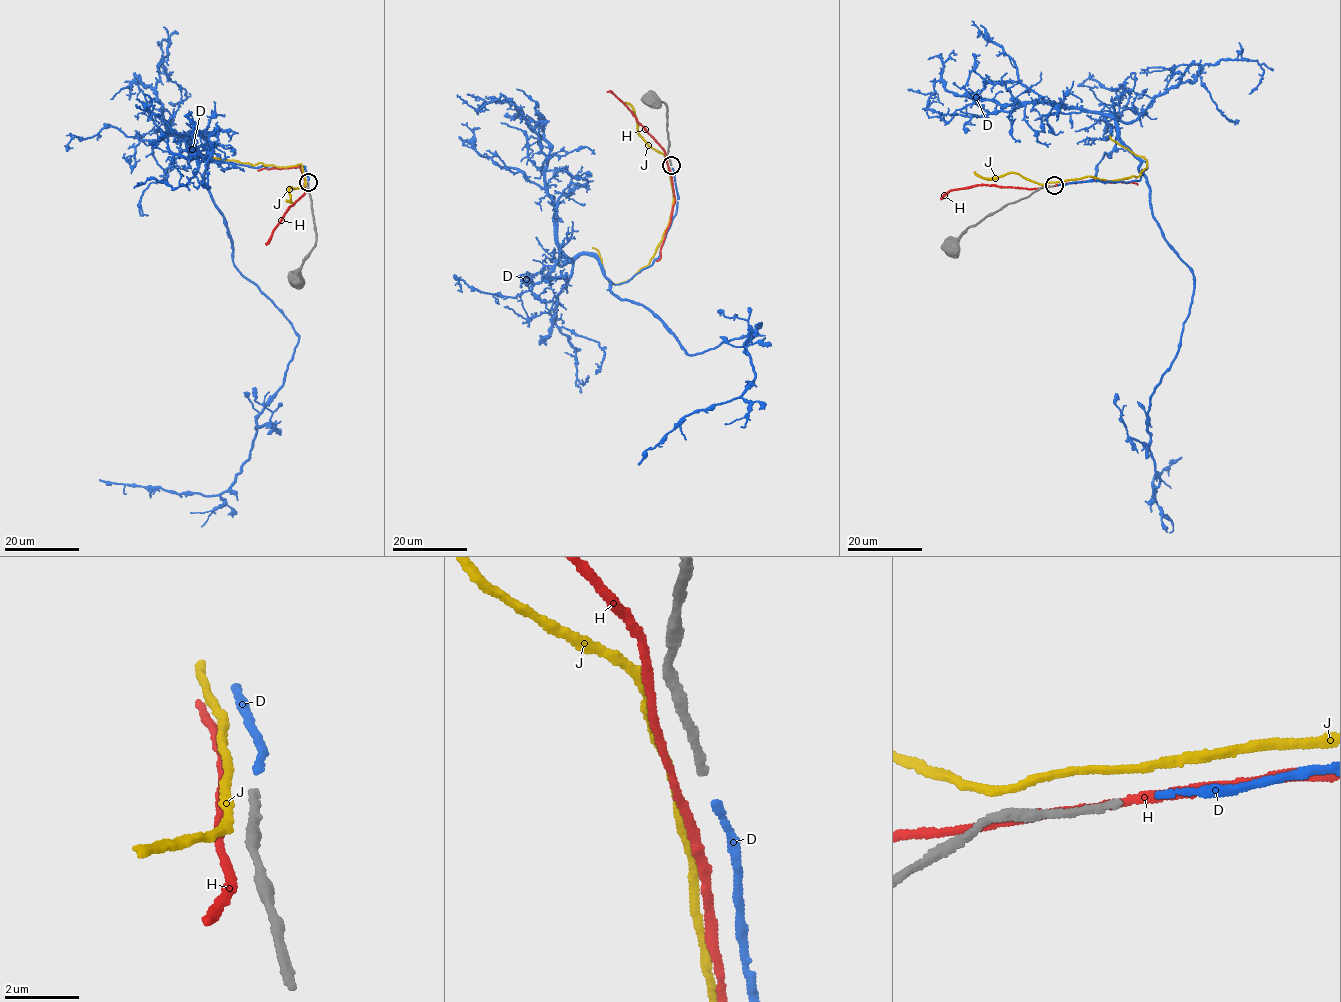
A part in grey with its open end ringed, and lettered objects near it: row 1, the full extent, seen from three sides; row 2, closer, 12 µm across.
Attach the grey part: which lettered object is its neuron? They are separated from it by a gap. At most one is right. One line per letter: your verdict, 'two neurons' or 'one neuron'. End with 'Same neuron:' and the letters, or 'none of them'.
D: one neuron
H: two neurons
J: two neurons
Same neuron: D

